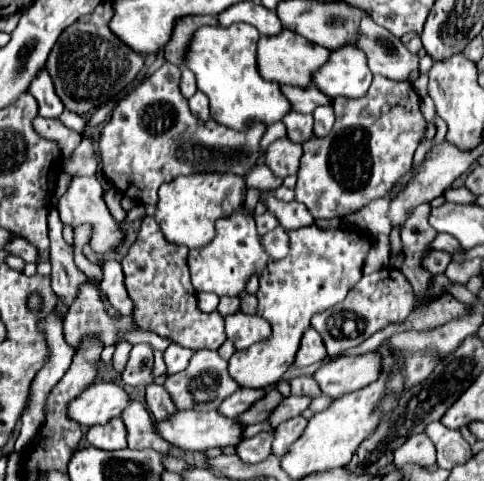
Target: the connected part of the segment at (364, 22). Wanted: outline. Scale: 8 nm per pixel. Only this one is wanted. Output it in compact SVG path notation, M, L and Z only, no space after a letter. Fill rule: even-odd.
M370 18L360 20L354 46L366 54L372 74L392 80L406 80L412 70L418 70L418 56L410 54L400 38L392 36Z

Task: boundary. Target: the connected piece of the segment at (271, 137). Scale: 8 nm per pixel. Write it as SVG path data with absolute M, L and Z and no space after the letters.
M278 122L278 124L270 124L268 126L268 130L266 130L266 134L264 134L264 138L262 138L262 150L266 150L274 140L278 140L278 138L284 138L288 132L286 132L286 126L282 124L282 122Z

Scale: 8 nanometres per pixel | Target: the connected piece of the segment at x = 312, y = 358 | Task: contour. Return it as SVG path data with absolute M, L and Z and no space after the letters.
M308 328L300 340L300 348L296 352L296 368L304 368L308 364L320 362L322 358L326 358L326 348L322 338L318 336L318 332L314 328Z

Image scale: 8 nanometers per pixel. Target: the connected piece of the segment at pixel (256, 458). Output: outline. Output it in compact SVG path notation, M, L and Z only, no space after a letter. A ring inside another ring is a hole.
M272 432L266 434L256 434L254 438L246 438L236 446L236 456L244 464L258 464L270 456L270 446L272 446Z

